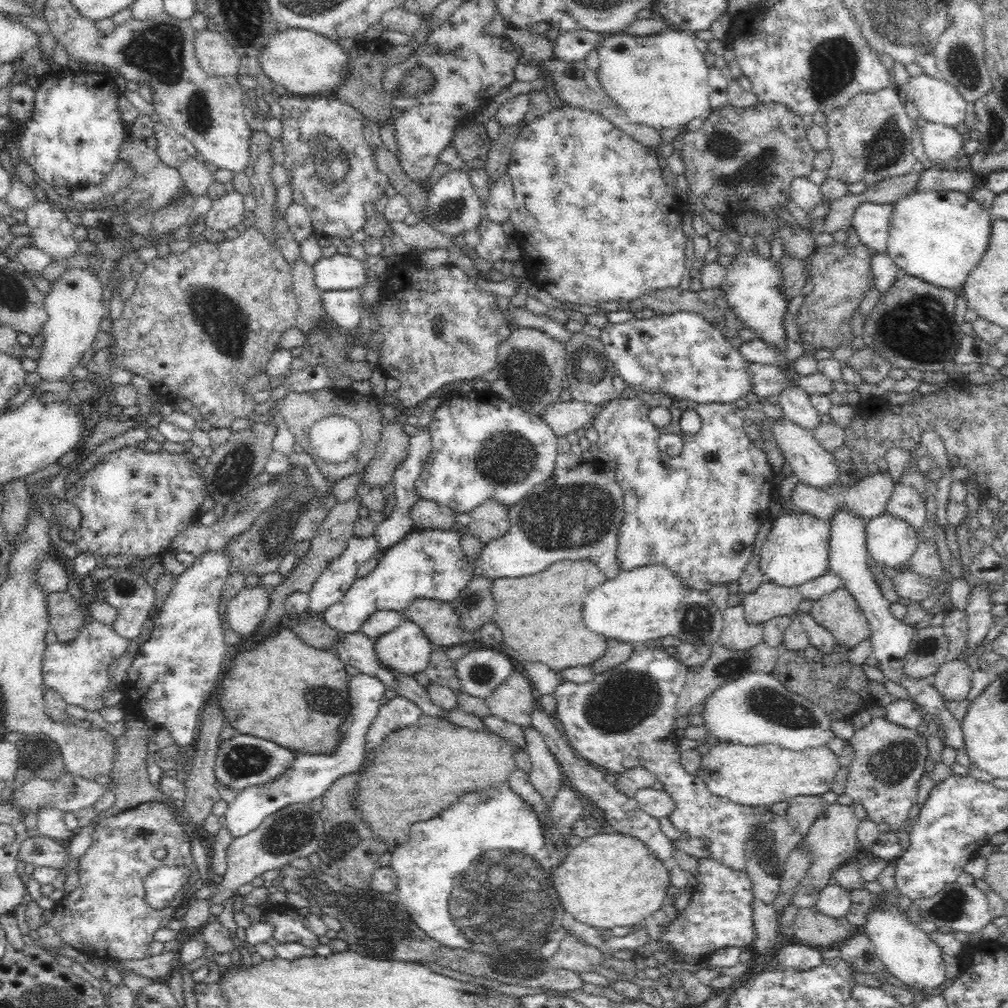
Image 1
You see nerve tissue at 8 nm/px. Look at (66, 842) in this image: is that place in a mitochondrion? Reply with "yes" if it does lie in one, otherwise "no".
no

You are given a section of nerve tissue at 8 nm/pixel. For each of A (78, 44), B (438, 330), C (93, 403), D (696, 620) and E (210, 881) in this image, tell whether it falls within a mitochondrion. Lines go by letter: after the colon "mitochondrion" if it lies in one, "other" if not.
A: other
B: other
C: other
D: mitochondrion
E: other

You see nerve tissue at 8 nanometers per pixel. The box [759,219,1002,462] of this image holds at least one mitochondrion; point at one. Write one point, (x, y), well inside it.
(918, 327)

